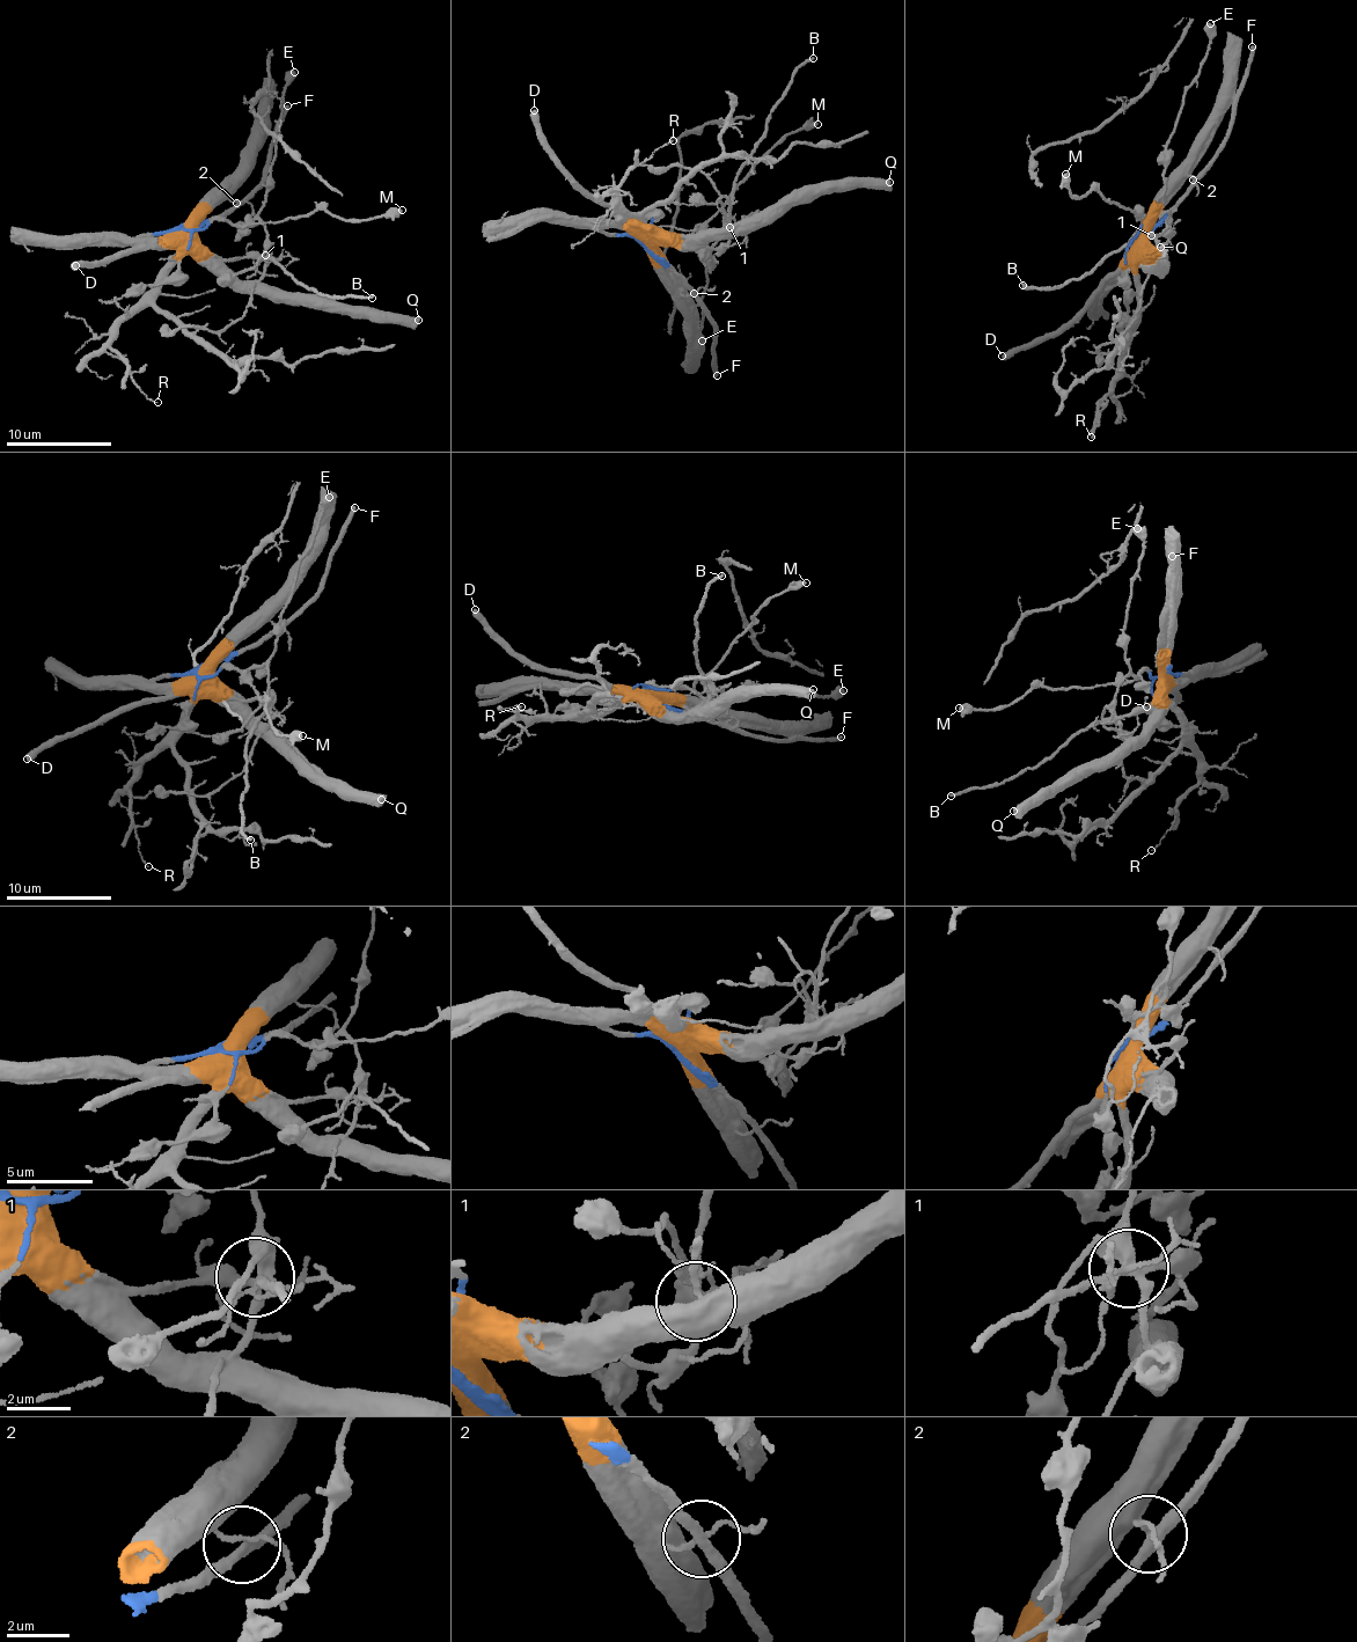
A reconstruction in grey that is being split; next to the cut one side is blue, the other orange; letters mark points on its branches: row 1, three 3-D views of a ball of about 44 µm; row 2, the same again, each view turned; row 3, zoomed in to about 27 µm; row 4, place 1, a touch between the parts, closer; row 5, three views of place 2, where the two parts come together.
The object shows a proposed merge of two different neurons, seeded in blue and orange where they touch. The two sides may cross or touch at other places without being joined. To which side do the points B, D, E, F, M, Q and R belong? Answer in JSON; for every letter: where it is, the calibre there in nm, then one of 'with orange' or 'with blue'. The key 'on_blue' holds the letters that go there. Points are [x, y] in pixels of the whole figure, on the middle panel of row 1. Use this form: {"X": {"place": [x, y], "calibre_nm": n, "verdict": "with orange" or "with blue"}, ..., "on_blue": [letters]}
{"B": {"place": [813, 58], "calibre_nm": 220, "verdict": "with orange"}, "D": {"place": [534, 110], "calibre_nm": 460, "verdict": "with orange"}, "E": {"place": [702, 341], "calibre_nm": 650, "verdict": "with blue"}, "F": {"place": [717, 375], "calibre_nm": 320, "verdict": "with blue"}, "M": {"place": [818, 124], "calibre_nm": 480, "verdict": "with blue"}, "Q": {"place": [889, 182], "calibre_nm": 650, "verdict": "with orange"}, "R": {"place": [673, 140], "calibre_nm": 100, "verdict": "with orange"}, "on_blue": ["E", "F", "M"]}

